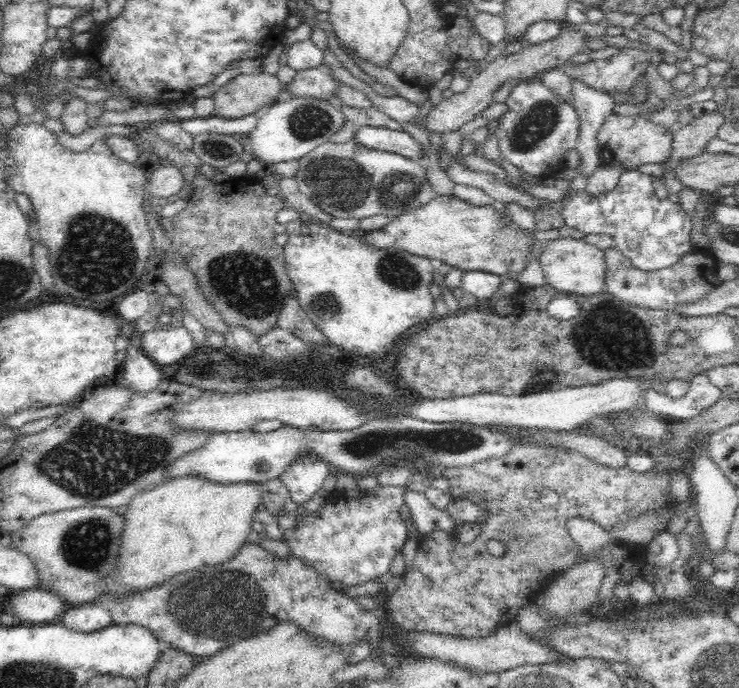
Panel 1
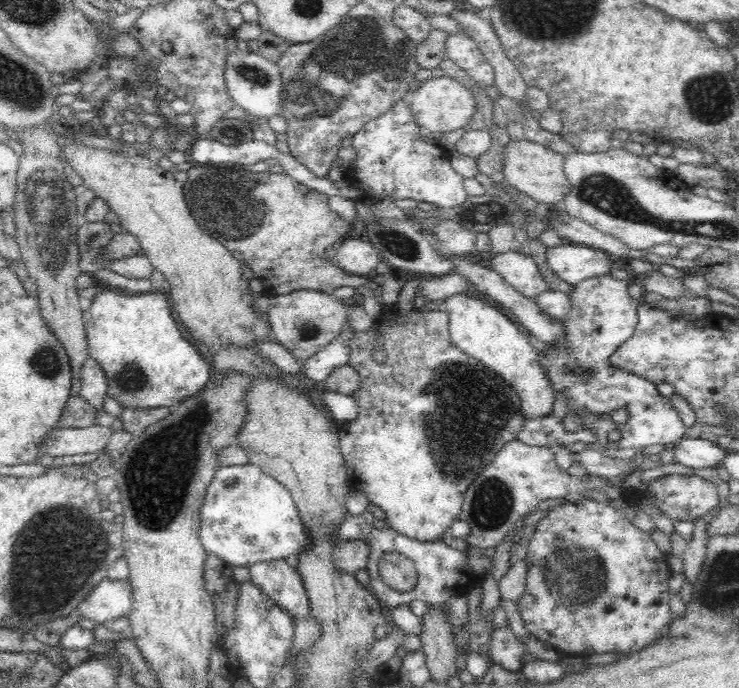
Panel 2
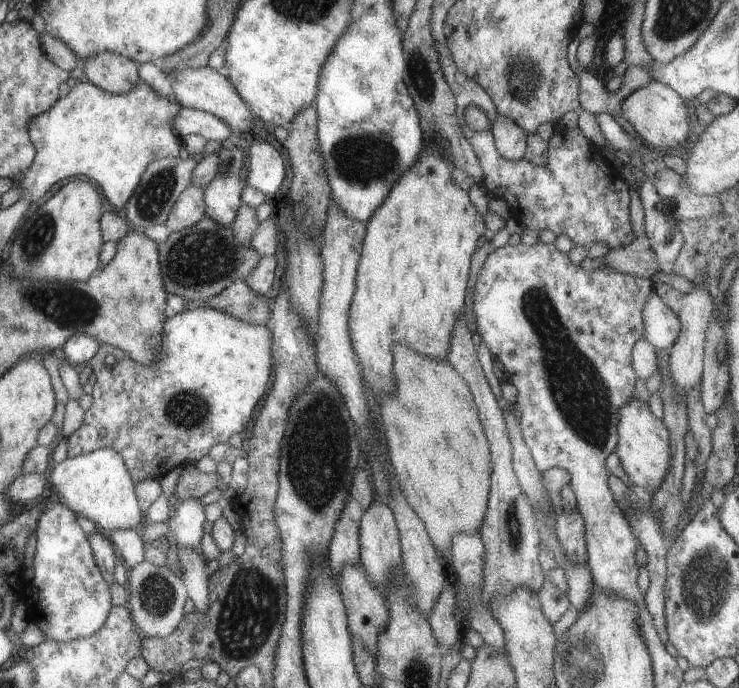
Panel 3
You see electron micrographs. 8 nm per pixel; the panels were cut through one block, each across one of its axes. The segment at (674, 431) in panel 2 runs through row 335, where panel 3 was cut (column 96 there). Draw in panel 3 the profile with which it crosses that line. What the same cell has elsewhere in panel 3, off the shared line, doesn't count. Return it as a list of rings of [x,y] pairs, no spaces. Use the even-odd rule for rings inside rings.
[[[46,501],[45,509],[35,524],[36,546],[32,566],[26,579],[33,596],[28,619],[33,622],[46,640],[71,641],[91,636],[103,622],[112,604],[108,584],[95,564],[87,536],[77,523],[77,515],[55,501]]]

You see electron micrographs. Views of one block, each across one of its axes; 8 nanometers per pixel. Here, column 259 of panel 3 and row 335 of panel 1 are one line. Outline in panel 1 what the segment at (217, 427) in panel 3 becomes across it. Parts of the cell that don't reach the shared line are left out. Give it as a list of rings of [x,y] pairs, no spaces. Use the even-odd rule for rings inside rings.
[[[301,217],[285,224],[287,241],[282,244],[284,262],[298,301],[325,334],[328,342],[338,344],[341,348],[357,356],[384,356],[392,350],[396,338],[401,332],[416,324],[428,324],[433,321],[433,297],[428,289],[432,281],[434,267],[431,260],[414,255],[402,248],[375,248],[363,238],[354,238],[343,234],[330,225]]]

